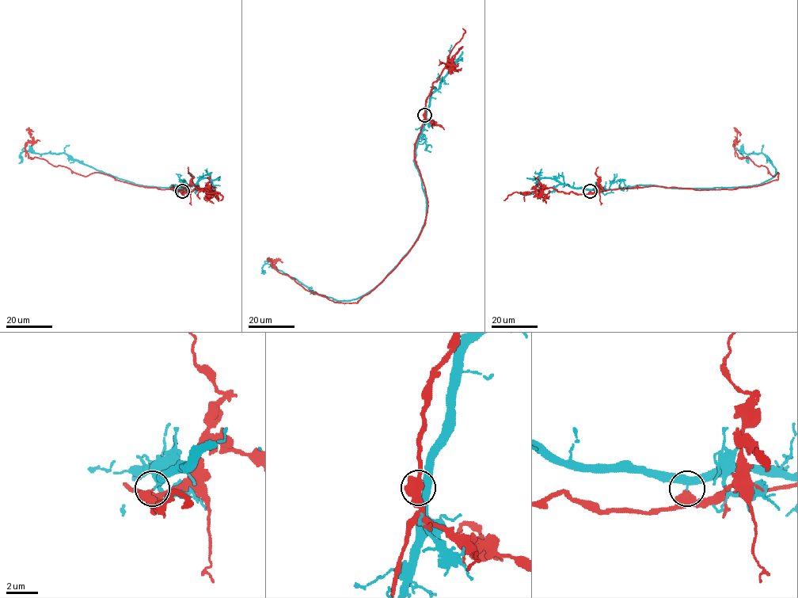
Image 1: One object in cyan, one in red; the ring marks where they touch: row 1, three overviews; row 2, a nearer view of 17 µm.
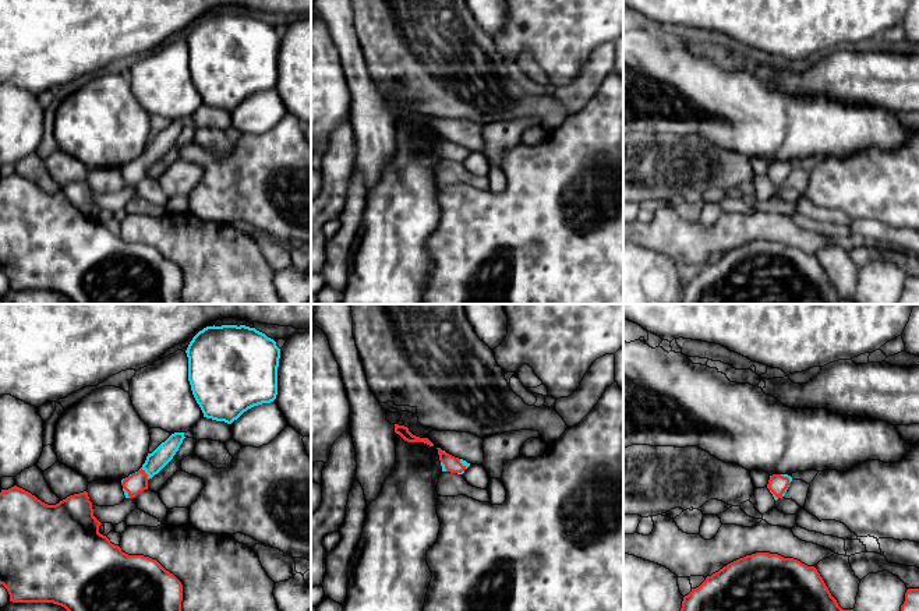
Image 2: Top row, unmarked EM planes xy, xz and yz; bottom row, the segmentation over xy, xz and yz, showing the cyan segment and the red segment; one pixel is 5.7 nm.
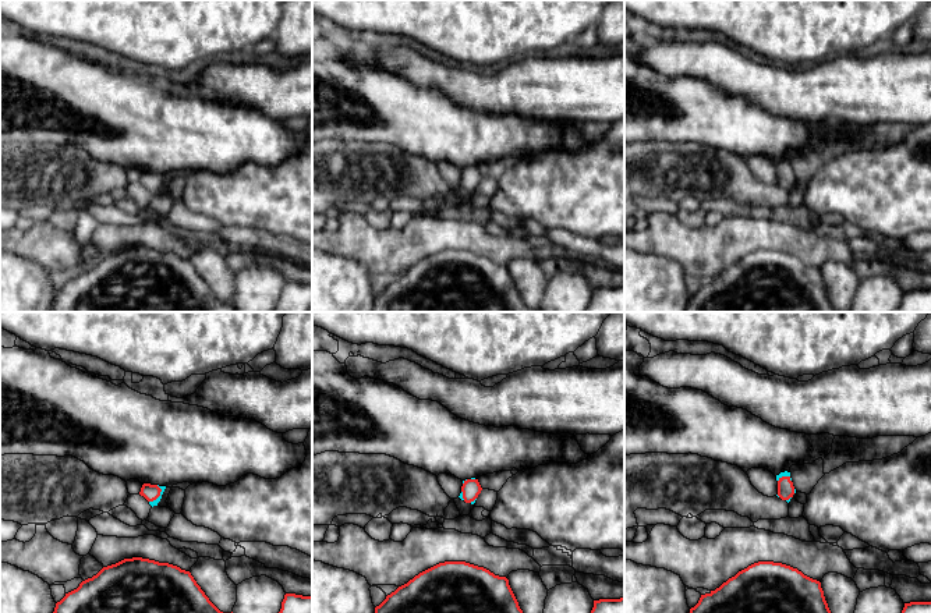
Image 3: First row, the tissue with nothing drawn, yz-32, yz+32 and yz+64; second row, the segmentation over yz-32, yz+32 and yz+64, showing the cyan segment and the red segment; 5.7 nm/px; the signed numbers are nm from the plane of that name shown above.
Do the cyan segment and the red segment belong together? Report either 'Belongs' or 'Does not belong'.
Does not belong

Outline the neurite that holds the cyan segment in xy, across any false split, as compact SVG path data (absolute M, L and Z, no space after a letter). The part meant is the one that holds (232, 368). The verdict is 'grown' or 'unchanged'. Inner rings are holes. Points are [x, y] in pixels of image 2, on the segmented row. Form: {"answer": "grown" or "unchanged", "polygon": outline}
{"answer": "unchanged", "polygon": "M206 326L192 338L185 353L188 381L204 417L231 424L248 409L276 399L280 349L255 328Z"}

